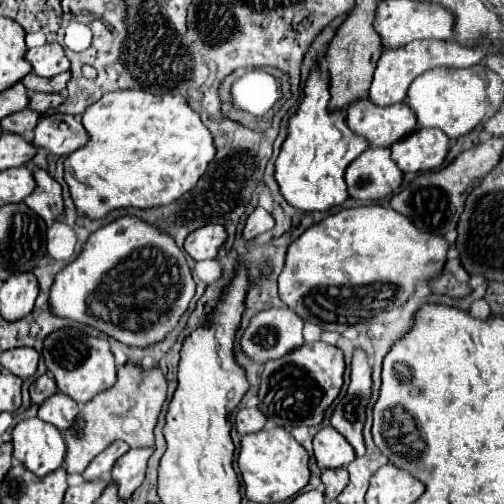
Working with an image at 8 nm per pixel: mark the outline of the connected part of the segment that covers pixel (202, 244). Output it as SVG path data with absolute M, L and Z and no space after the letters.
M207 224L187 236L185 250L197 262L213 260L213 258L217 258L219 250L225 246L225 242L227 242L227 230L219 224Z

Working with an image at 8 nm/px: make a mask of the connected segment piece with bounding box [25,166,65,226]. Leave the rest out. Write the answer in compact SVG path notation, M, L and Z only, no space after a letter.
M33 166L33 174L37 180L37 188L31 196L27 196L25 204L31 210L35 210L39 216L43 216L47 226L51 226L55 220L59 220L63 216L63 210L65 210L61 186L45 170L41 170L37 166Z

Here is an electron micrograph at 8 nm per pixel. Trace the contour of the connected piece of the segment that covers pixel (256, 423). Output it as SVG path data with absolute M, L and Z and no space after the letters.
M241 408L237 412L235 418L235 428L239 434L251 434L251 432L259 432L265 426L263 414L257 408Z

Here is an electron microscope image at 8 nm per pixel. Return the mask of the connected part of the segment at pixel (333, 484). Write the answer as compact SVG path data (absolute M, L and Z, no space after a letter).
M327 468L321 472L321 480L325 484L325 498L333 500L343 490L343 486L347 486L349 474L347 474L347 468L335 468L335 470Z

